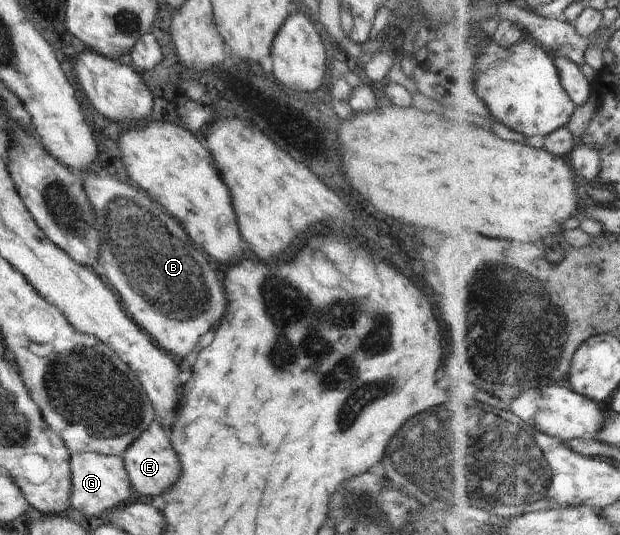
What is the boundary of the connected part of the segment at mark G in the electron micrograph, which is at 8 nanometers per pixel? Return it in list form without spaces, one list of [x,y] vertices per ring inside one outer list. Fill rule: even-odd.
[[[72,452],[69,457],[71,470],[71,506],[79,510],[83,518],[102,518],[115,508],[124,507],[128,502],[136,500],[138,493],[133,489],[133,484],[127,476],[125,464],[121,457],[101,456],[92,452]]]

